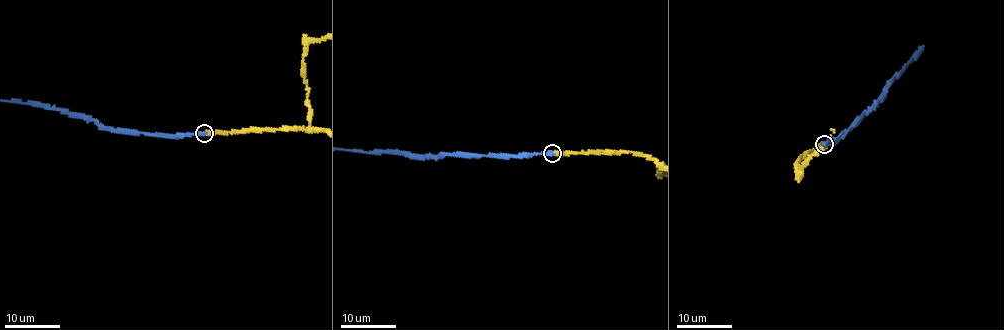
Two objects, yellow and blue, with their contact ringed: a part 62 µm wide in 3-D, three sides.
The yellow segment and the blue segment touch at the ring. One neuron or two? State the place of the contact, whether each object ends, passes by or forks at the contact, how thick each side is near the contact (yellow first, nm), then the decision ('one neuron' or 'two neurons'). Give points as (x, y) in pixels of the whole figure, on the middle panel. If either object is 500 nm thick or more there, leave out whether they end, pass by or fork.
(552, 153) | yellow ends | blue ends | 280/360 nm | one neuron

